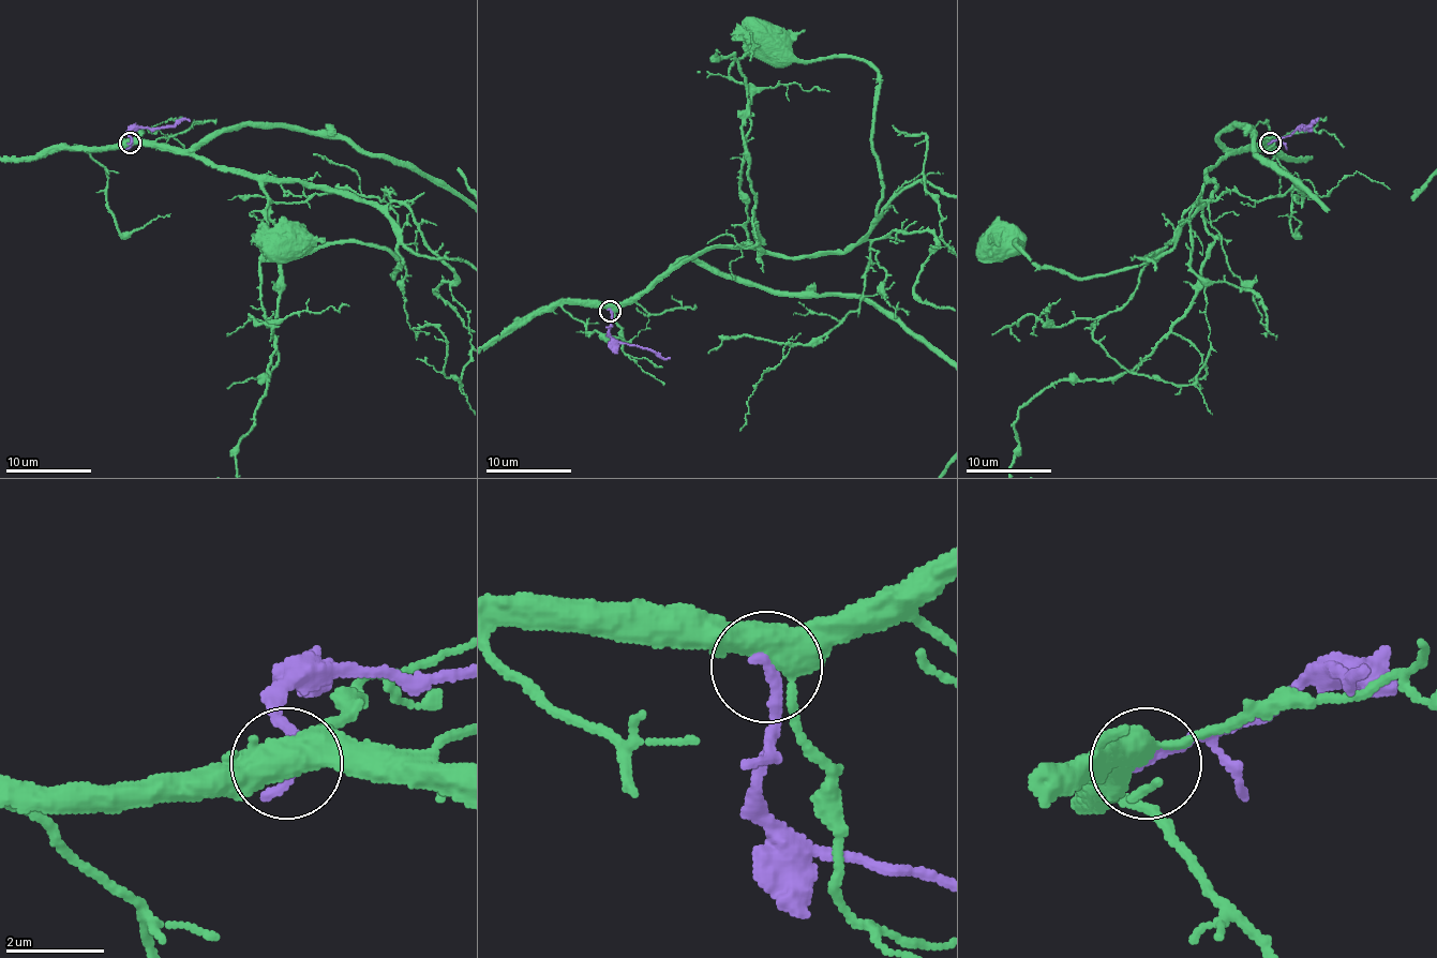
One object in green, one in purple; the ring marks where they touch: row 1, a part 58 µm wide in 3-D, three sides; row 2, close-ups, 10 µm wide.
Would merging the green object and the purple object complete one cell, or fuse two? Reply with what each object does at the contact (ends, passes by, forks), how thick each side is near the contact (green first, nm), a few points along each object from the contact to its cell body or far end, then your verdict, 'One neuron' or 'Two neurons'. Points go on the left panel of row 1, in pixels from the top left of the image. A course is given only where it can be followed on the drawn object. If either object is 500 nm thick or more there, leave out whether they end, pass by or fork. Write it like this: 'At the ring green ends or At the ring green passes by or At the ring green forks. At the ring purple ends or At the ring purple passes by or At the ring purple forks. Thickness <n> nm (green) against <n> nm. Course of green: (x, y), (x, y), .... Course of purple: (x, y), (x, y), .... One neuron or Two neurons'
At the ring green forks. At the ring purple ends. Thickness 480 nm (green) against 240 nm. Course of green: (131, 144), (360, 197), (397, 228), (403, 263), (392, 278), (397, 260), (358, 241), (286, 248). Course of purple: (131, 144), (129, 133), (139, 129), (159, 129), (190, 120). Two neurons

